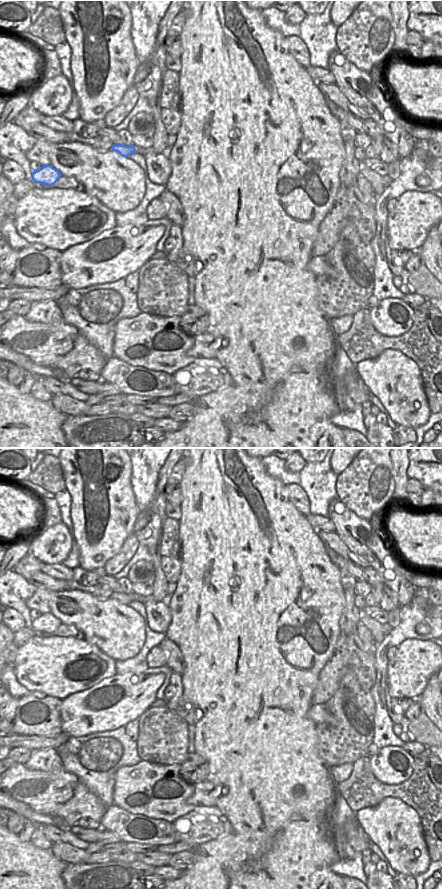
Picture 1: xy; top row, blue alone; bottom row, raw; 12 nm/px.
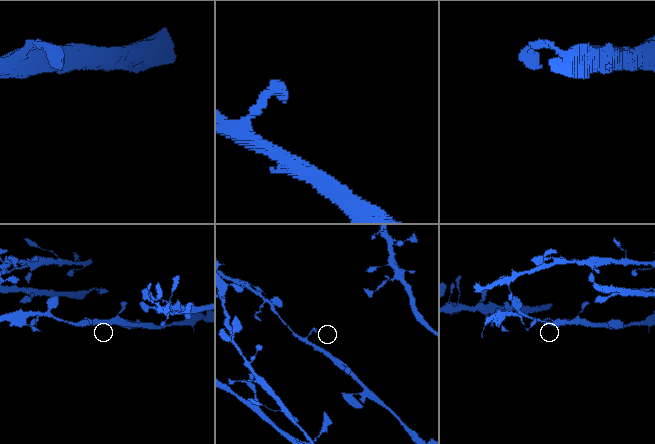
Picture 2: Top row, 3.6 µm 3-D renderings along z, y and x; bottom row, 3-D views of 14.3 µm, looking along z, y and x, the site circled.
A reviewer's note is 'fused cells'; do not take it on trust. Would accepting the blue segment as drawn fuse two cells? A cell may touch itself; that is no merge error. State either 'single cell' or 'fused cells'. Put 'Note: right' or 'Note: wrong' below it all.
single cell
Note: wrong

